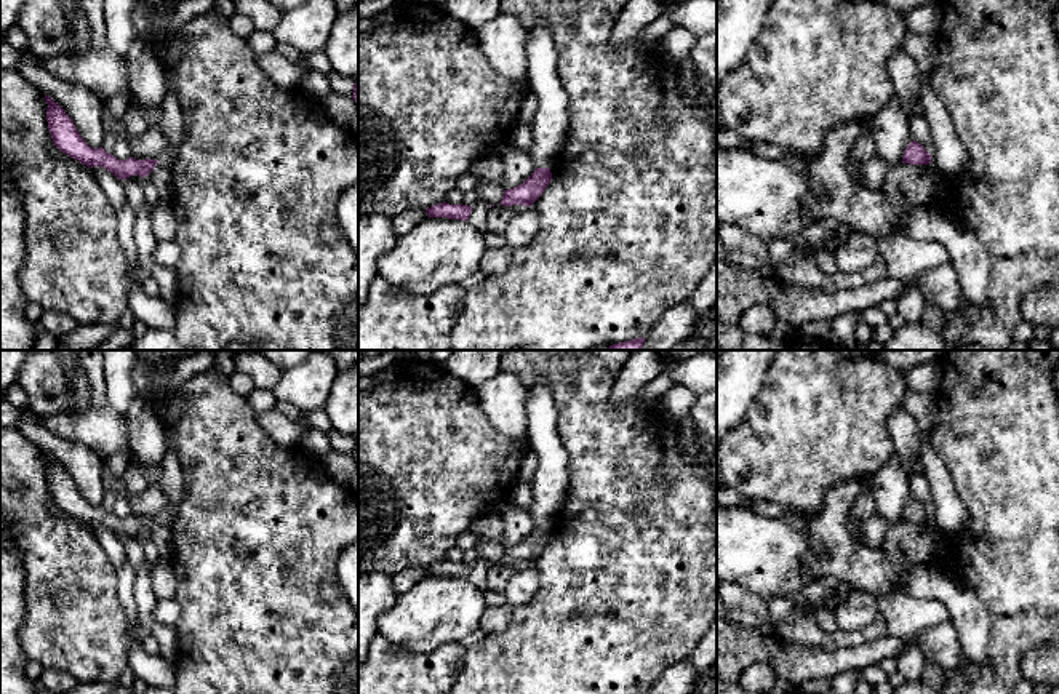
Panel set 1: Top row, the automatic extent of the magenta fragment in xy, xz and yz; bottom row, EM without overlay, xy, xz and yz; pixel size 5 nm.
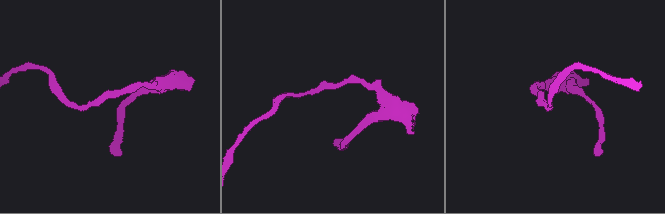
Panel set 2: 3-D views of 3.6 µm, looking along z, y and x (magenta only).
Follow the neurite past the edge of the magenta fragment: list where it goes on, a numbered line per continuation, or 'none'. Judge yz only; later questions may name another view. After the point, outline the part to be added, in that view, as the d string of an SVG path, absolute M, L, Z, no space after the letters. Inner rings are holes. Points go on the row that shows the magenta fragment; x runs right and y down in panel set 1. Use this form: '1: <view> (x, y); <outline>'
none

